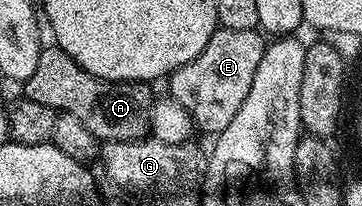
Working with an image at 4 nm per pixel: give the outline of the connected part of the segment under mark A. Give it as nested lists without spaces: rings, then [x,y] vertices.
[[[56,45],[43,46],[39,61],[32,75],[24,82],[25,98],[45,107],[52,107],[59,113],[72,113],[80,120],[80,125],[88,129],[100,141],[132,141],[143,138],[150,126],[148,104],[151,102],[149,86],[141,82],[110,83],[107,79],[97,79],[88,73],[68,53]]]

